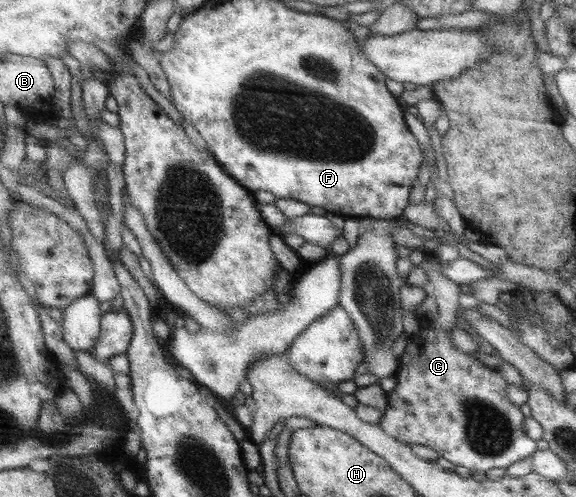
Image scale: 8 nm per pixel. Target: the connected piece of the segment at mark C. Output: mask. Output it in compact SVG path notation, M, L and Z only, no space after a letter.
M430 292L422 304L416 306L420 328L407 339L402 363L397 370L398 384L388 394L388 408L383 411L379 427L404 444L424 444L436 450L456 466L466 466L471 471L487 472L490 468L508 468L516 461L536 452L536 441L524 429L524 413L506 397L506 377L498 368L484 365L473 353L464 353L454 347L448 331L437 329L434 318L438 315L436 297Z

